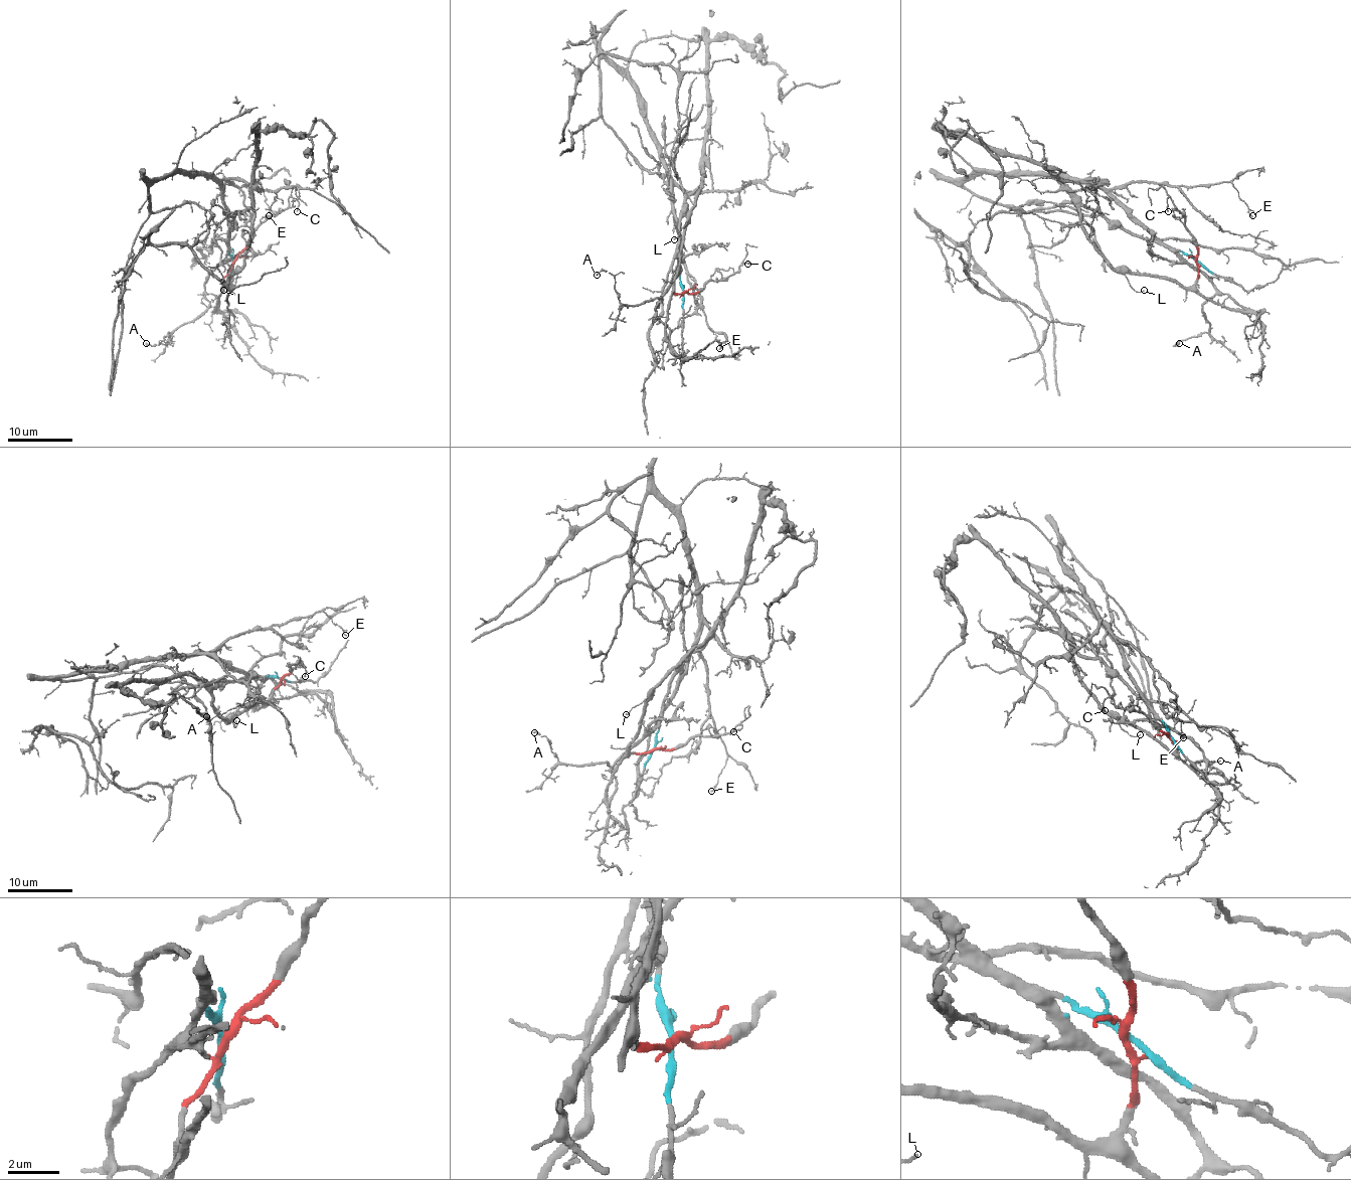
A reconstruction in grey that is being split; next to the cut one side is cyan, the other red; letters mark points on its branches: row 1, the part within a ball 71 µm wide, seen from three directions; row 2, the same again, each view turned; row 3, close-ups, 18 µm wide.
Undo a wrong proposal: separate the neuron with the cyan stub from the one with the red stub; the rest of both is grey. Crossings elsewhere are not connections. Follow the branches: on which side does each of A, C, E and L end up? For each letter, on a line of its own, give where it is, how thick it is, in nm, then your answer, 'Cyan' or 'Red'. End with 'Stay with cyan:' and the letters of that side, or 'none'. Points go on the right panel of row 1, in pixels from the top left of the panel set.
A: Place: (1179, 343). Thickness 140 nm. Cyan
C: Place: (1168, 211). Thickness 130 nm. Red
E: Place: (1252, 215). Thickness 90 nm. Cyan
L: Place: (1144, 290). Thickness 80 nm. Red
Stay with cyan: A, E

